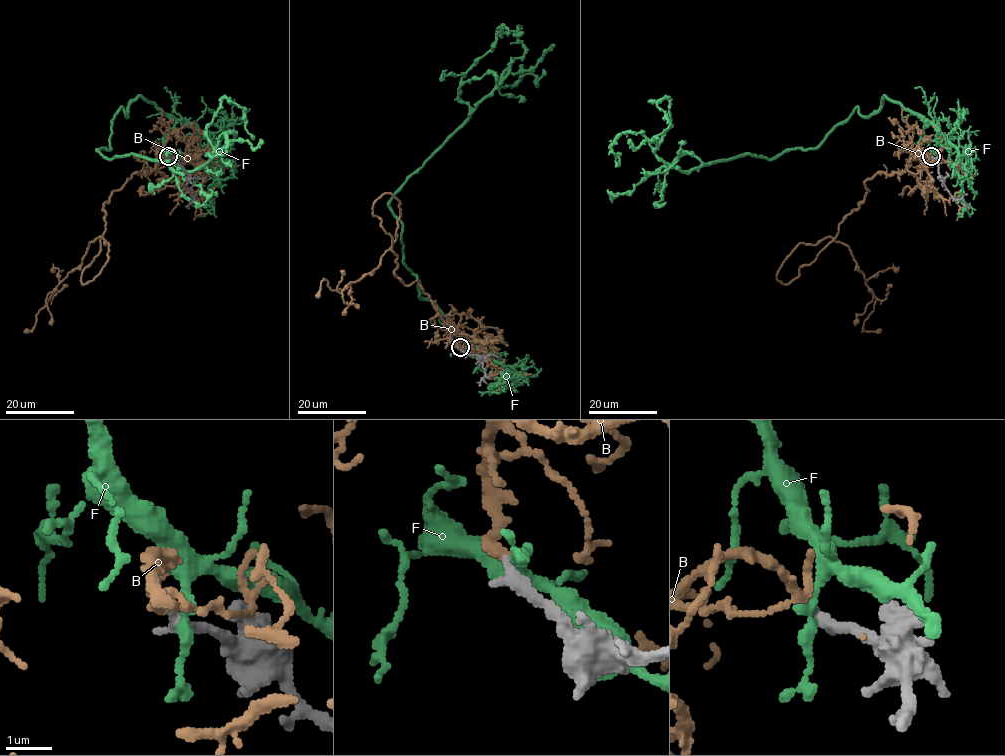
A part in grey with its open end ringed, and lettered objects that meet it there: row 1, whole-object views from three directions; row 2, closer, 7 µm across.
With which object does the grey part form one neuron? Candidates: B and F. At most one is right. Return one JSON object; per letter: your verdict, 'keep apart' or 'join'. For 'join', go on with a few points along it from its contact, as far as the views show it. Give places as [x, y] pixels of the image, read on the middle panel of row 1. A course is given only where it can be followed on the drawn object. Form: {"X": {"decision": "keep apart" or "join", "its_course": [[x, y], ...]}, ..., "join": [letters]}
{"B": {"decision": "join", "its_course": [[460, 348], [394, 273], [373, 213], [390, 193], [380, 264], [318, 298]]}, "F": {"decision": "keep apart"}, "join": ["B"]}

